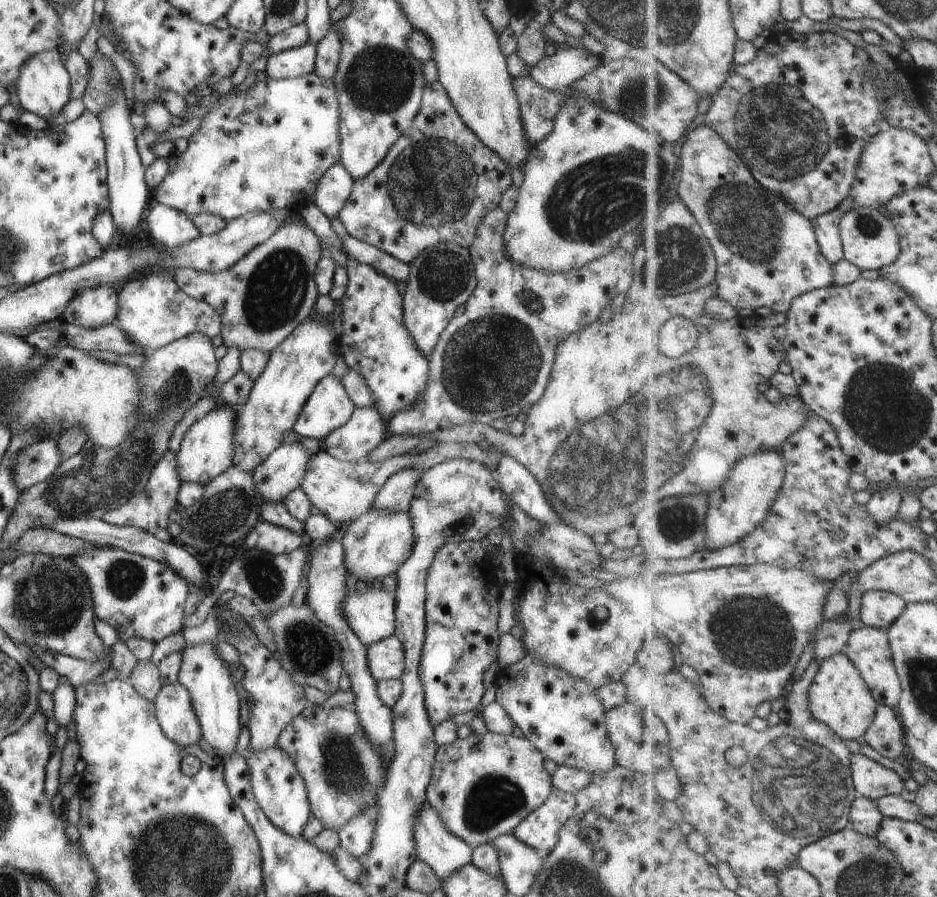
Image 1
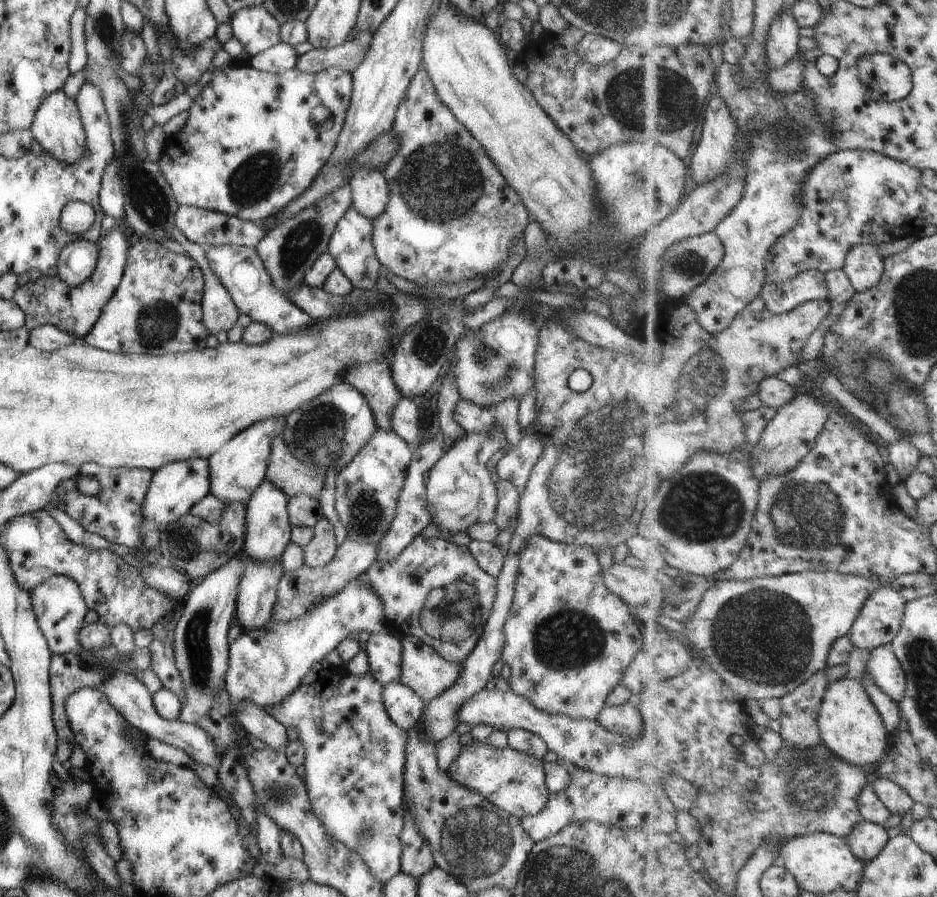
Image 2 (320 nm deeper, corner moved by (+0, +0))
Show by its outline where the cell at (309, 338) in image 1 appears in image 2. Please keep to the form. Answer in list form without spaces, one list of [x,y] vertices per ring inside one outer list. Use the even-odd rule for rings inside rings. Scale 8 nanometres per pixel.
[[[268,418],[253,423],[228,440],[219,450],[216,450],[207,459],[209,469],[208,493],[218,498],[222,503],[246,504],[253,491],[265,479],[270,442],[275,435],[279,435],[282,431],[284,418]]]

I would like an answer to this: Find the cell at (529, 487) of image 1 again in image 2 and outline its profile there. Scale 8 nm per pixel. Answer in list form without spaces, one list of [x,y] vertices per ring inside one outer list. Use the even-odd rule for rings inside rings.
[[[458,399],[455,403],[452,419],[464,430],[465,434],[469,431],[478,433],[495,427],[492,410],[465,399]]]

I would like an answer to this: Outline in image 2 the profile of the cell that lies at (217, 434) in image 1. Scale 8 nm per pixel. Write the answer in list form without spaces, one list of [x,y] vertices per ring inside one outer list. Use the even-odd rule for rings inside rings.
[[[185,459],[160,466],[153,471],[141,505],[140,535],[142,554],[159,544],[160,534],[165,527],[179,517],[189,514],[188,510],[209,492],[209,469],[207,459]]]

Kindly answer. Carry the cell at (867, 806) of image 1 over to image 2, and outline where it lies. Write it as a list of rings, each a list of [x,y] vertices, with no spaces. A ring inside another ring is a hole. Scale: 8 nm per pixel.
[[[862,820],[852,830],[847,841],[849,846],[852,847],[853,854],[856,854],[856,857],[867,866],[881,854],[890,839],[887,836],[887,830],[882,825]]]

